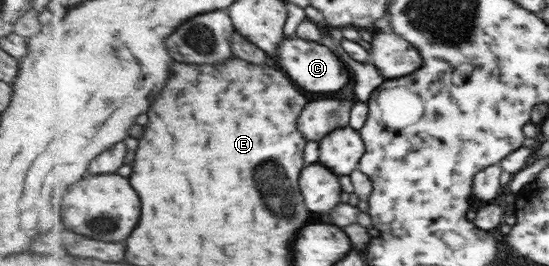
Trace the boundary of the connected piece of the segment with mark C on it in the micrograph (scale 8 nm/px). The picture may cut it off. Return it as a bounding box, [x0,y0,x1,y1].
[278,38,350,92]

